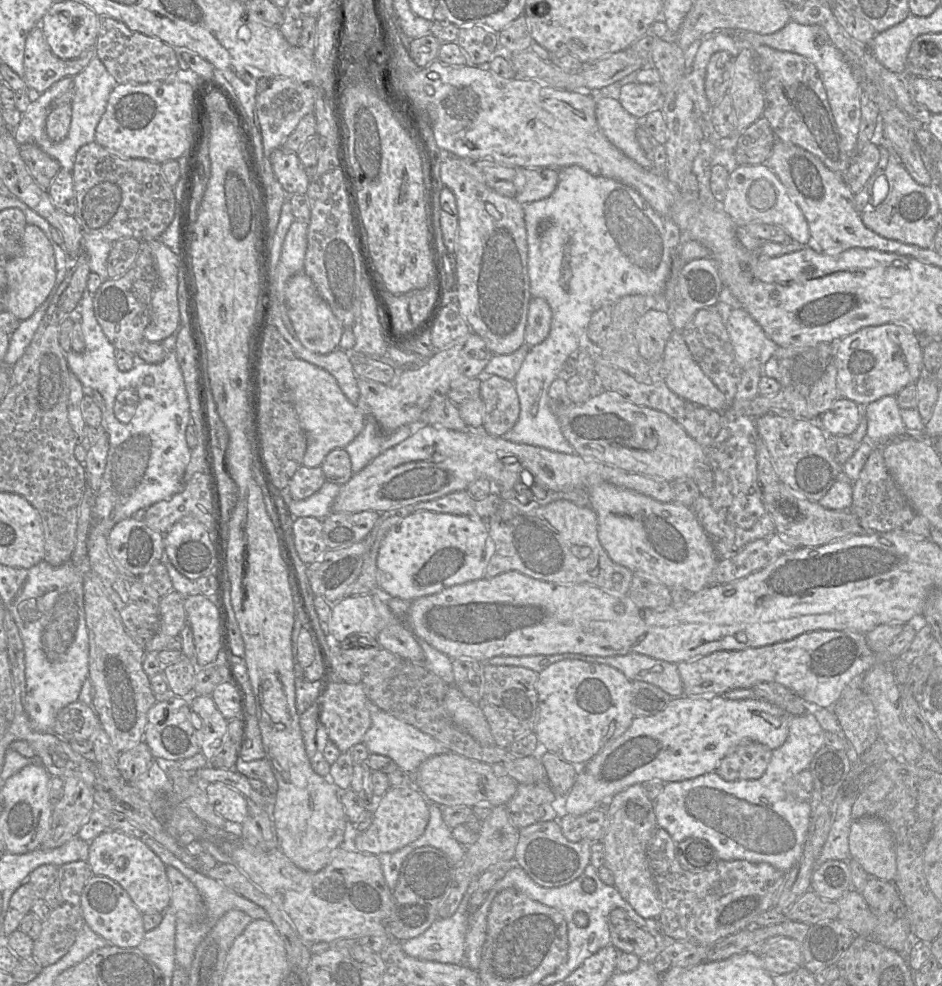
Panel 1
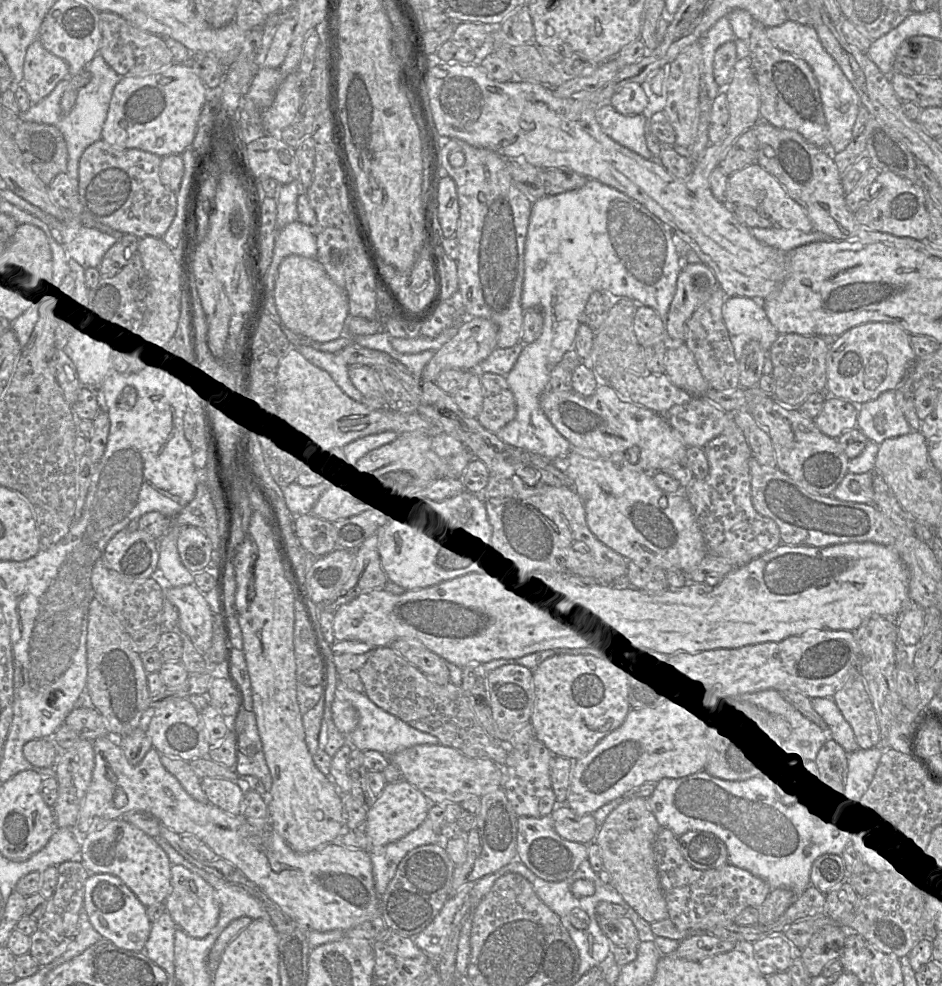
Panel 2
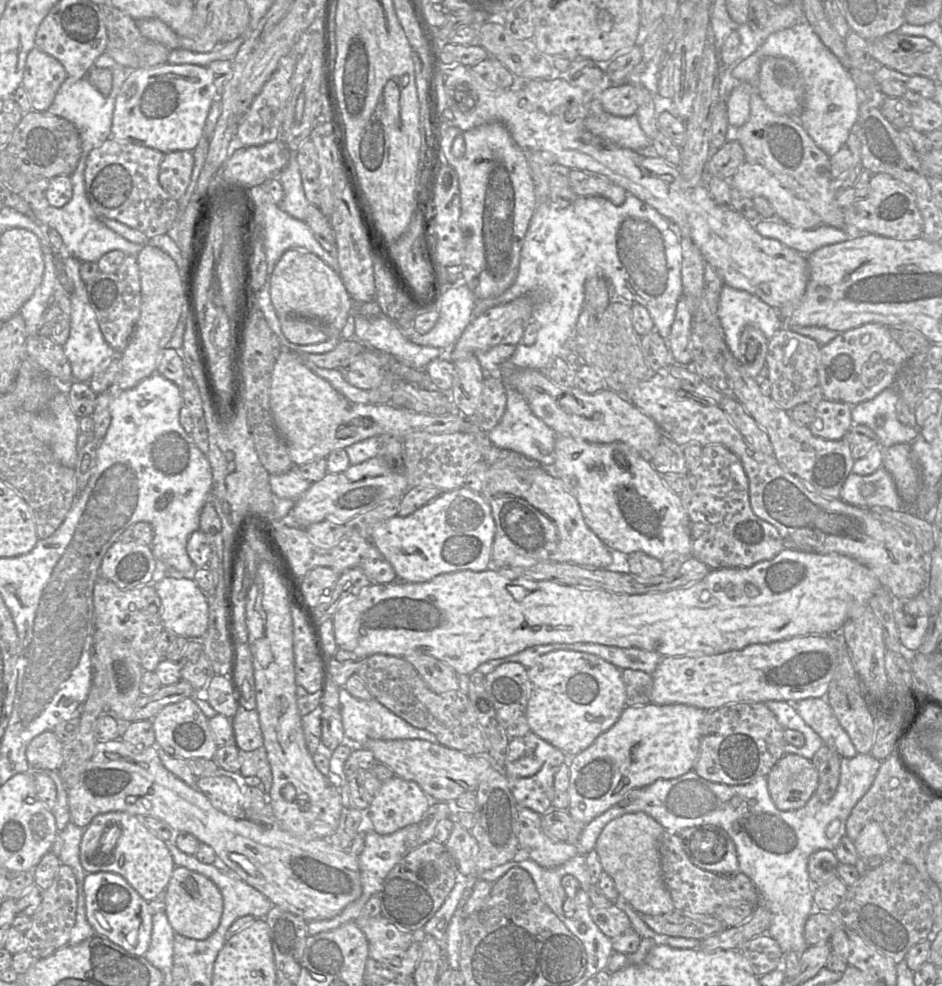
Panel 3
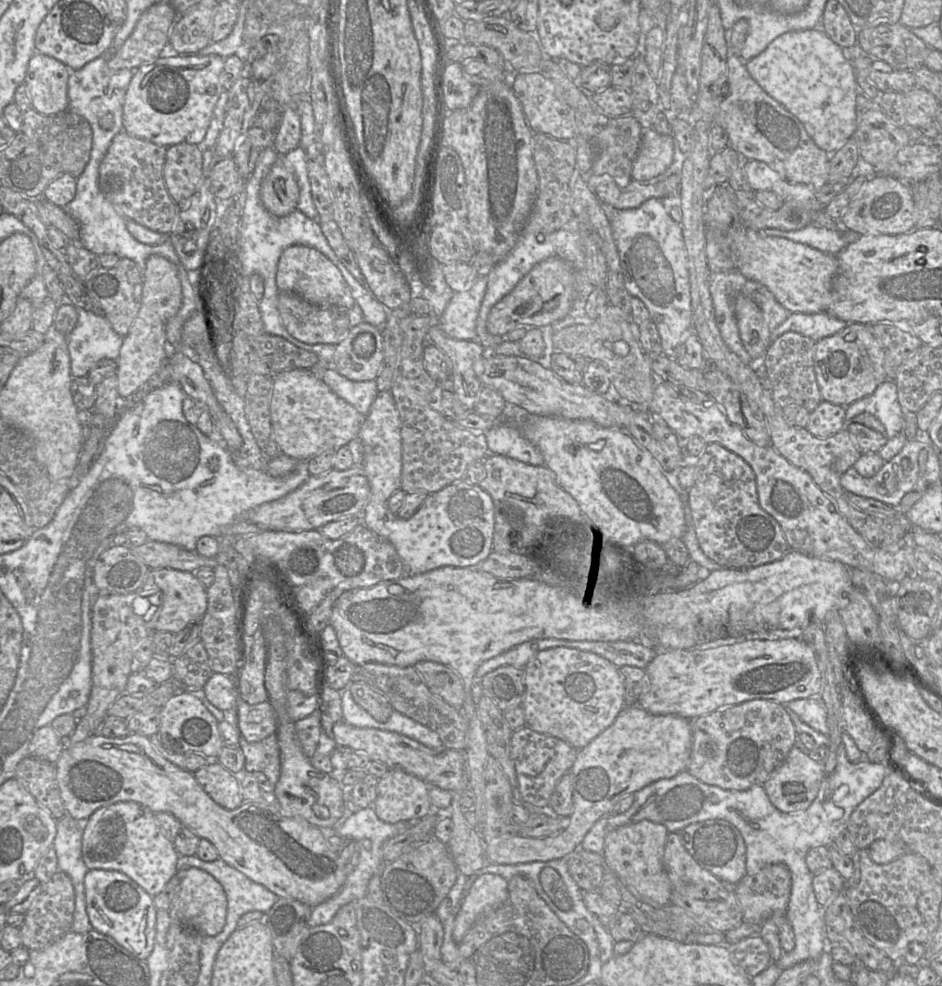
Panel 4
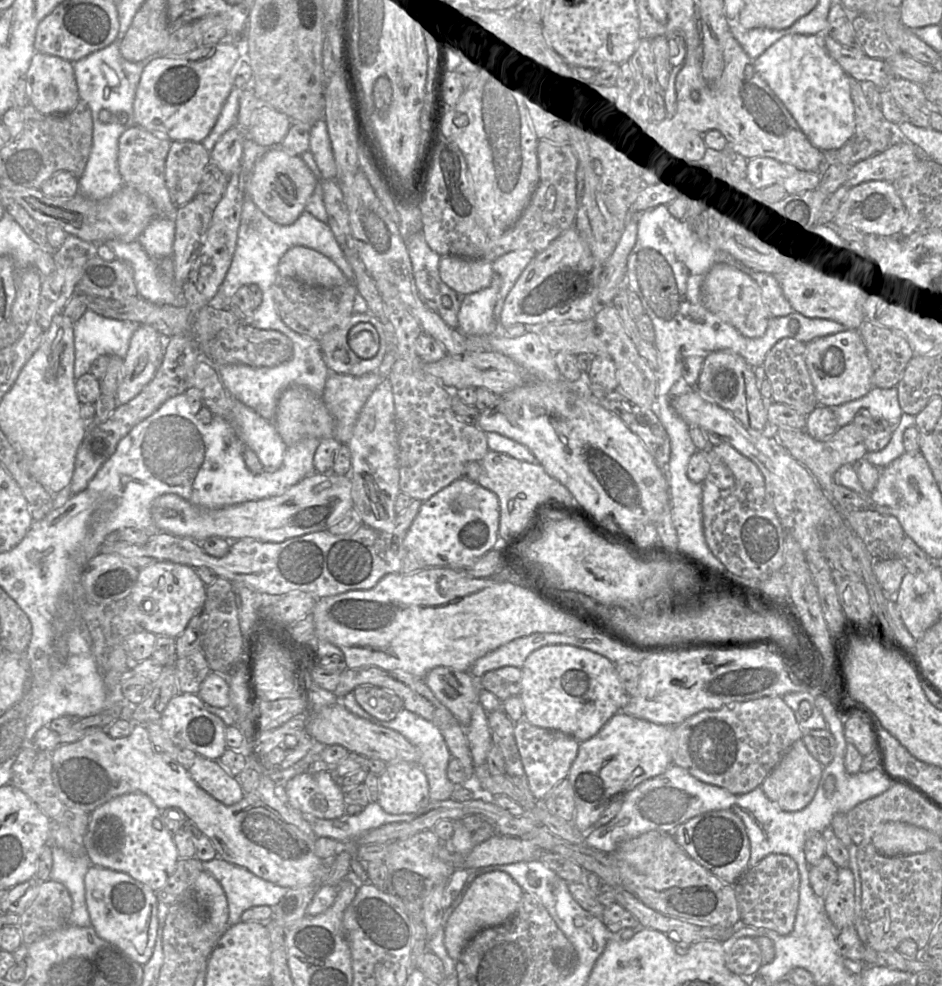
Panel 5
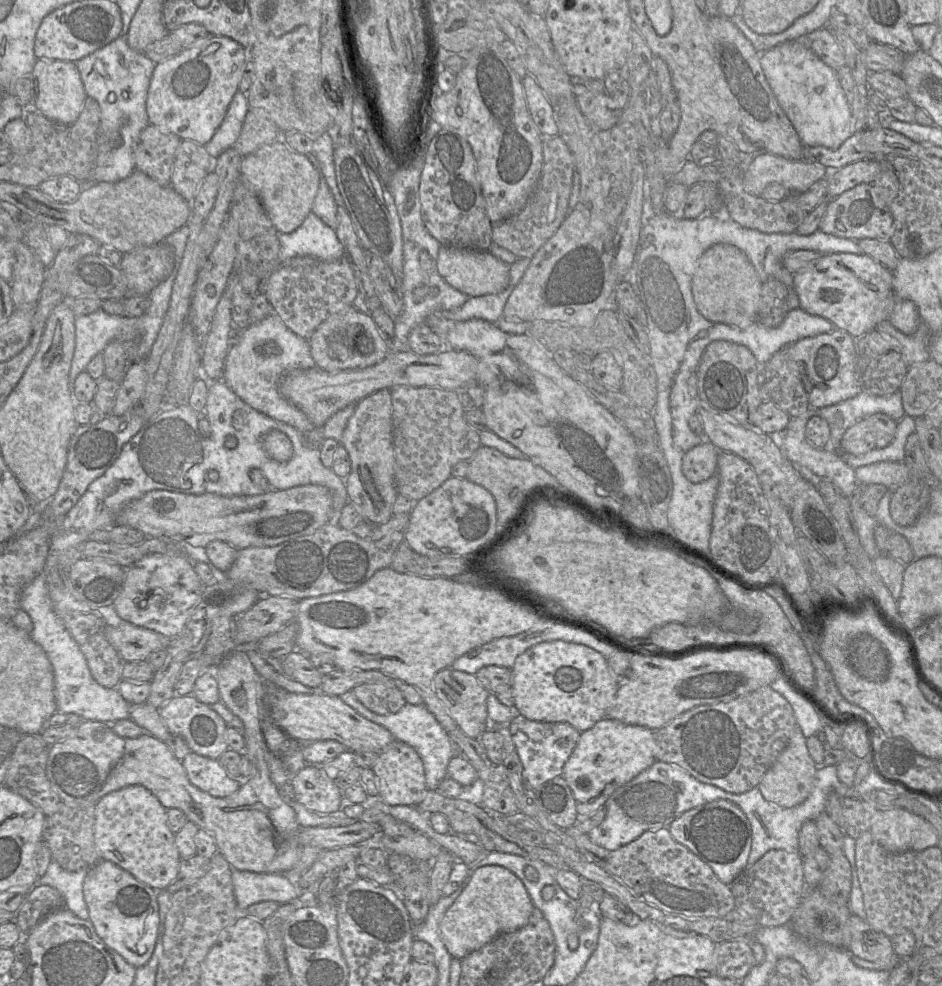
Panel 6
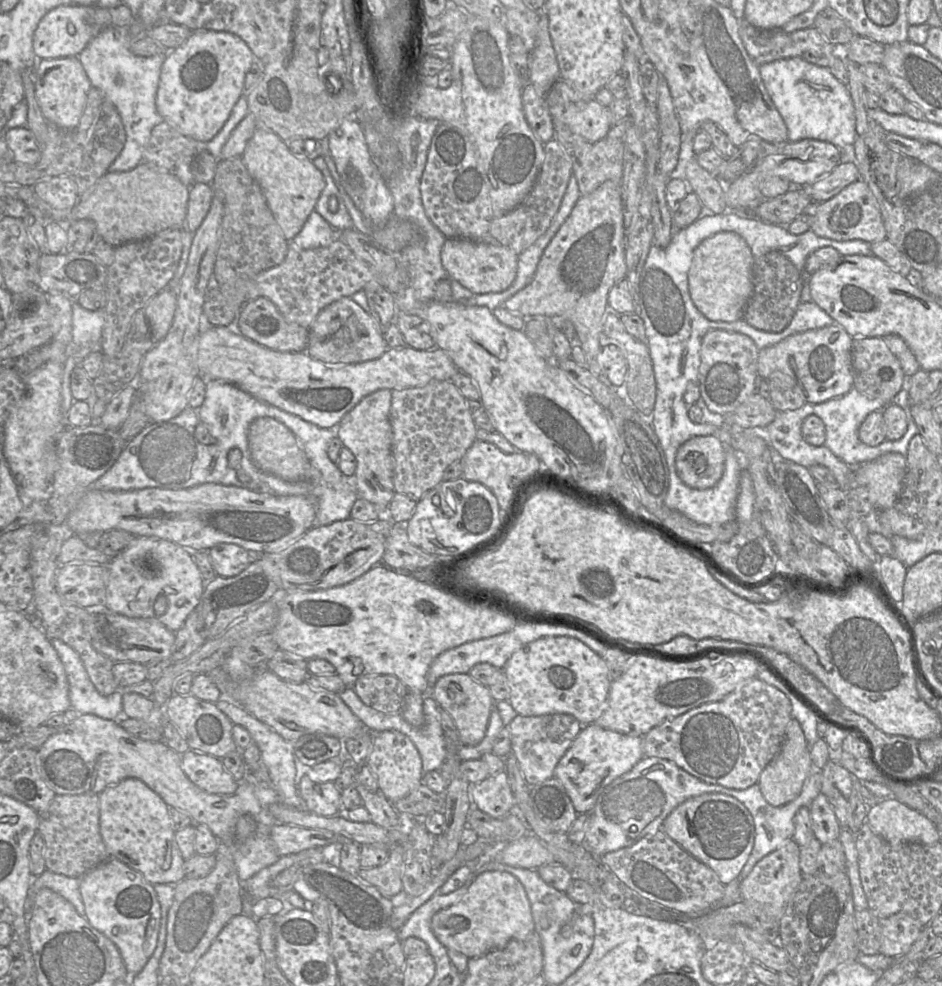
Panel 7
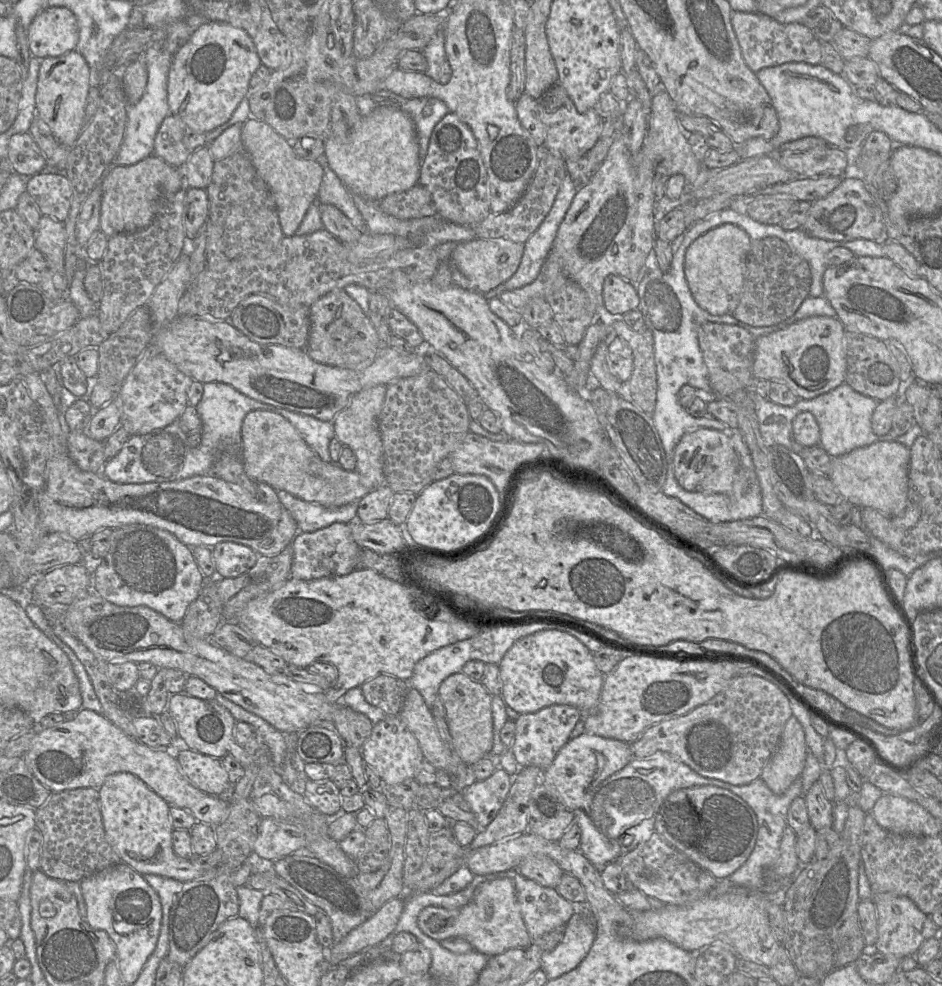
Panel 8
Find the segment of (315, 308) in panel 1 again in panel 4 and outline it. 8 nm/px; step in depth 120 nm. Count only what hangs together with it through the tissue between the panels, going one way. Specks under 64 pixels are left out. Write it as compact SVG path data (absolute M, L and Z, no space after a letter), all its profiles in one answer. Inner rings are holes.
M302 245L289 246L280 255L276 285L280 292L294 293L317 306L336 306L349 311L355 303L339 269L318 250Z

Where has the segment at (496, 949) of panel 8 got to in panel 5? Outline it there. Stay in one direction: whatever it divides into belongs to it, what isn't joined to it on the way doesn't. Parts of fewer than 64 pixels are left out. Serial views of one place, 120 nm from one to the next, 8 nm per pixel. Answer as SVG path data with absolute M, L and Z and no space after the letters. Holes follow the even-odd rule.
M503 871L483 873L474 879L462 902L450 915L444 930L444 944L455 963L466 945L478 932L498 926L516 913L523 893L524 891L514 879Z

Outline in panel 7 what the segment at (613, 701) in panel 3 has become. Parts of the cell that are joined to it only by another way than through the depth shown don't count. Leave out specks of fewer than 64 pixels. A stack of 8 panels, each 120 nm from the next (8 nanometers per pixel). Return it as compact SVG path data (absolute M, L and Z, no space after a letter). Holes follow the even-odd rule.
M550 636L537 639L516 651L503 668L509 686L509 703L521 716L569 714L581 725L593 723L607 703L612 679L602 657L584 643L569 636Z

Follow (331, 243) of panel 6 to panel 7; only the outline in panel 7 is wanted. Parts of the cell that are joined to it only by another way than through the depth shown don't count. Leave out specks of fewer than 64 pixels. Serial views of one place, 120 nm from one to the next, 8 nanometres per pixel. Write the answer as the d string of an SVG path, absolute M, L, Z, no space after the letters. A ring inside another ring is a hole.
M314 210L308 216L300 232L290 241L290 245L299 249L325 247L338 239L338 233Z

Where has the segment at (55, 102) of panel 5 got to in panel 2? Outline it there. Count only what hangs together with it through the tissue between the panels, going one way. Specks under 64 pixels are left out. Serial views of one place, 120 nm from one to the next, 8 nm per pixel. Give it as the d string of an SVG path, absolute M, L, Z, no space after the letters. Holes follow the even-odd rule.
M35 39L26 51L22 81L32 105L46 98L68 77L67 62L47 51L41 41Z

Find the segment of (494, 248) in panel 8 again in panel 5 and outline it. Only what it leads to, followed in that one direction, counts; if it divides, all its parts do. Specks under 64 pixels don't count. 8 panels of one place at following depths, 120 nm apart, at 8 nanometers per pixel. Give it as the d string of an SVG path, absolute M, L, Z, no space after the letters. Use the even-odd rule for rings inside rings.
M441 256L439 262L441 279L454 291L467 295L488 287L494 271L492 262L483 258Z

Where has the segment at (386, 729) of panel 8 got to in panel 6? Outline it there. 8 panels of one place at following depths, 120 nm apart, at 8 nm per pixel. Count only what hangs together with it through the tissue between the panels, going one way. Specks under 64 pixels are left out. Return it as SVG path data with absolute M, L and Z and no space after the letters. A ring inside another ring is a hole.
M394 739L378 754L372 771L377 777L379 798L390 806L417 806L427 790L423 762L410 745Z

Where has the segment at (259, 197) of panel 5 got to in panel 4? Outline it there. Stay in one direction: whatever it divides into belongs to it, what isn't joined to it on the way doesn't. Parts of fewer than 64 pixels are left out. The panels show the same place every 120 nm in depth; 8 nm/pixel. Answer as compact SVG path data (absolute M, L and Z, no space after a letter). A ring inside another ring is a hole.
M281 157L262 180L259 196L263 207L276 217L287 216L296 209L299 186L292 168L286 167Z

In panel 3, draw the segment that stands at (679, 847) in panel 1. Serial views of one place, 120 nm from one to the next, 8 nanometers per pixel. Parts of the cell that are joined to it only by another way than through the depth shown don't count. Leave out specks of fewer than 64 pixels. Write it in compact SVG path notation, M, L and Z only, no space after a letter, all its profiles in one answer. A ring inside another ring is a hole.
M710 824L689 827L681 830L678 837L695 866L717 874L739 871L735 844L723 828Z

